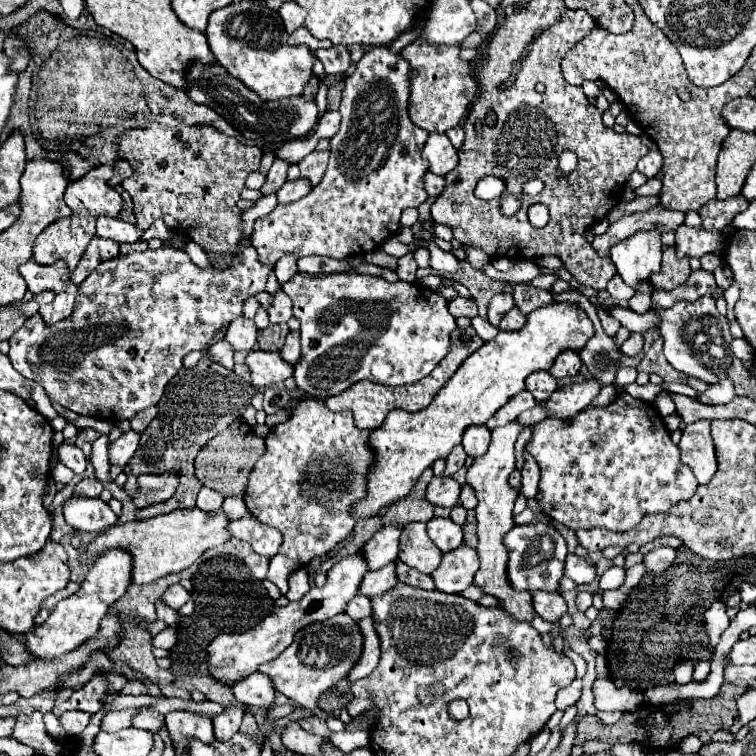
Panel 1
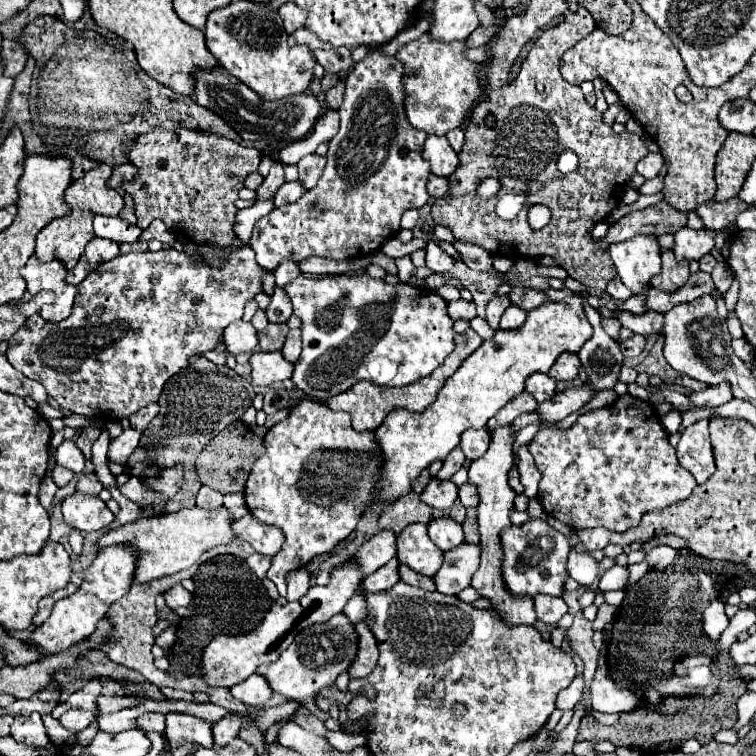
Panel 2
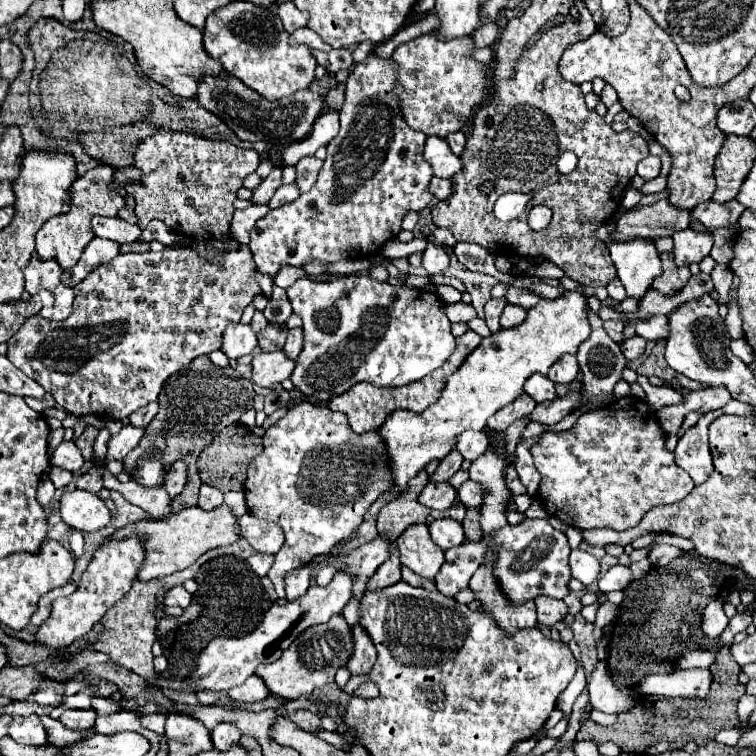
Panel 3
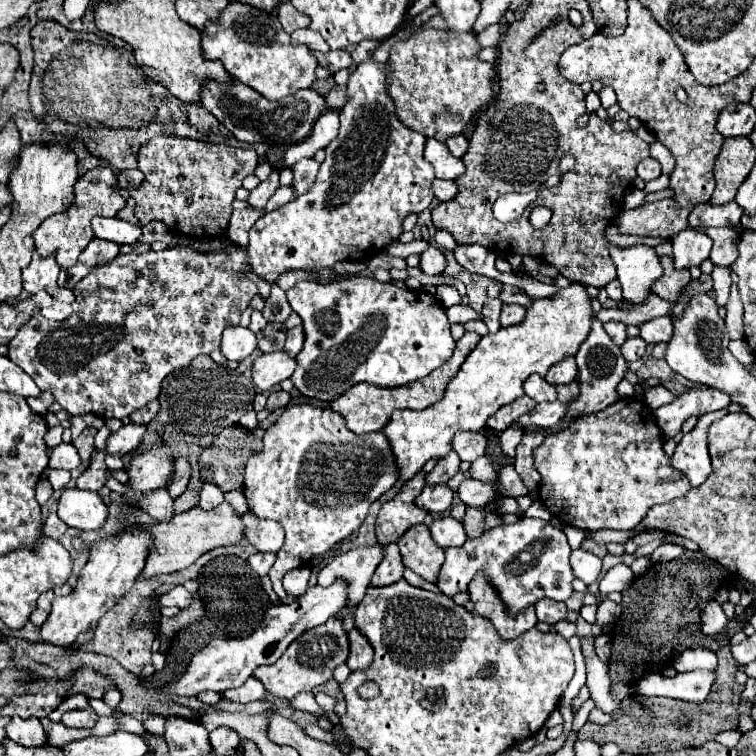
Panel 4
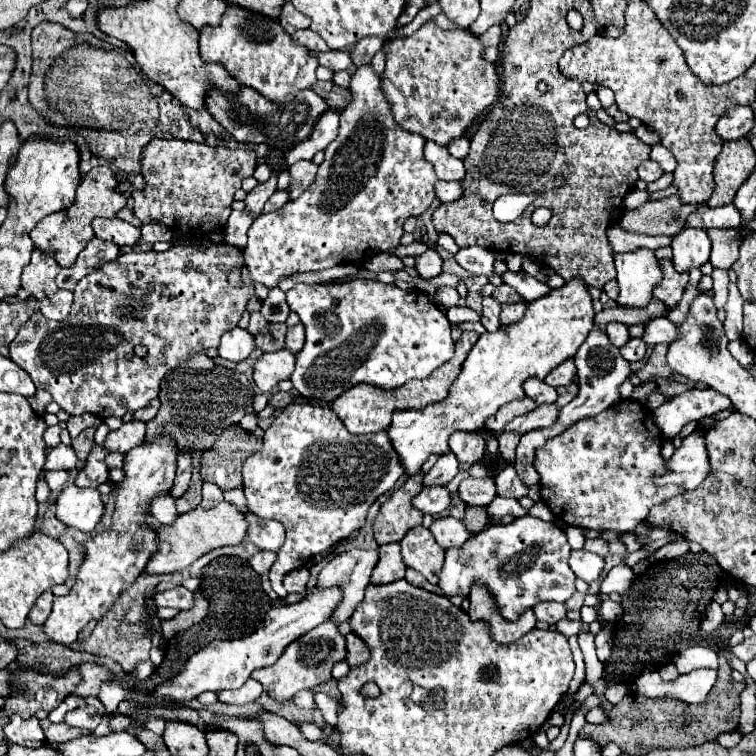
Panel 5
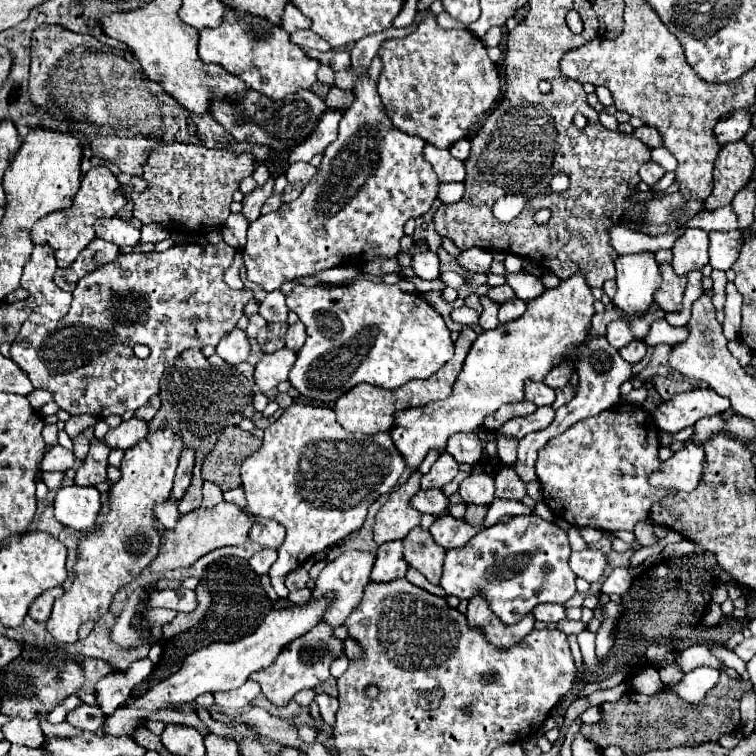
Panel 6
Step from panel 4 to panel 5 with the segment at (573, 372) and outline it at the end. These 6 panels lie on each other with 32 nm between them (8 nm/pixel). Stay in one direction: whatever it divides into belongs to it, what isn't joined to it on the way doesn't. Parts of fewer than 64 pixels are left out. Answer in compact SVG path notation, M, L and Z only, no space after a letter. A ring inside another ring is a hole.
M568 358L554 370L550 370L544 380L548 380L548 384L556 388L556 386L568 386L574 380L574 376L576 376L576 364L572 358Z

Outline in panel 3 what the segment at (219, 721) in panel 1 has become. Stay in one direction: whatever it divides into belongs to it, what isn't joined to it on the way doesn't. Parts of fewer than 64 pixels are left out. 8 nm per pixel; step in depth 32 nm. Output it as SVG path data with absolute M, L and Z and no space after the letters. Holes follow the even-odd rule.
M220 722L214 730L212 730L212 742L216 748L224 750L228 748L228 744L234 744L236 740L240 740L240 730L236 728L236 724L232 722Z

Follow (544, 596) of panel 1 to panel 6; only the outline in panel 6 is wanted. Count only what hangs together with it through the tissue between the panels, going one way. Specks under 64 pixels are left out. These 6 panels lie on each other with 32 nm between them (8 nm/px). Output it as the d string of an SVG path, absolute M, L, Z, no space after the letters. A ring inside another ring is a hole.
M538 604L534 608L534 616L536 616L536 620L542 620L542 622L554 626L556 622L566 618L566 608L562 604Z

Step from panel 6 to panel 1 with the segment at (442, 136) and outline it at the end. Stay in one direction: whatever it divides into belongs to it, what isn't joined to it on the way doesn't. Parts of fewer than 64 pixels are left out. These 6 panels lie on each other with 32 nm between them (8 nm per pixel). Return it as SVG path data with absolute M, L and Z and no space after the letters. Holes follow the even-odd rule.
M420 40L408 44L404 50L406 60L412 68L412 86L410 86L410 116L412 122L428 132L446 132L452 126L458 126L468 114L474 96L478 94L478 82L474 76L474 64L458 58L460 46L446 44L424 44Z

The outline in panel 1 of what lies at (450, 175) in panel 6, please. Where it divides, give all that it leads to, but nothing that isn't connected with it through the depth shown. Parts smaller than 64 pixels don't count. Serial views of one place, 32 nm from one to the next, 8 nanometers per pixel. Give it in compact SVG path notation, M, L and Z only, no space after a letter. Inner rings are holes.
M432 132L428 136L426 146L422 150L422 158L428 160L430 172L434 172L438 176L446 176L448 170L456 168L456 164L458 164L456 148L452 146L450 138L446 134L436 134L436 132Z

